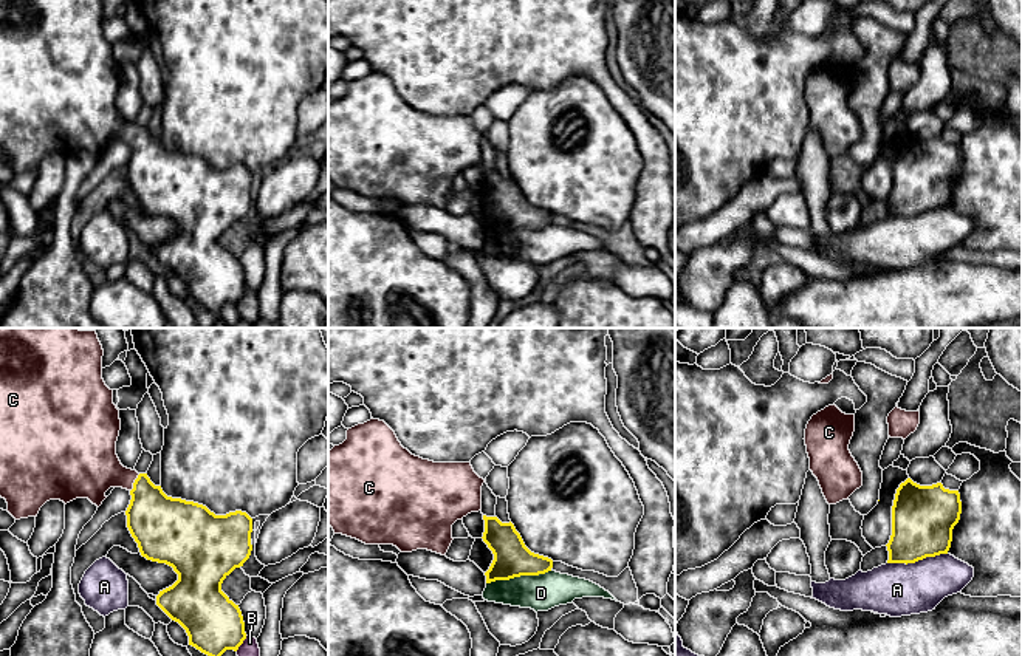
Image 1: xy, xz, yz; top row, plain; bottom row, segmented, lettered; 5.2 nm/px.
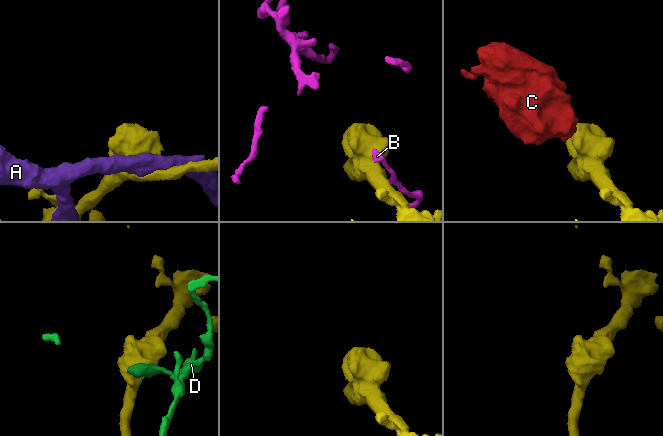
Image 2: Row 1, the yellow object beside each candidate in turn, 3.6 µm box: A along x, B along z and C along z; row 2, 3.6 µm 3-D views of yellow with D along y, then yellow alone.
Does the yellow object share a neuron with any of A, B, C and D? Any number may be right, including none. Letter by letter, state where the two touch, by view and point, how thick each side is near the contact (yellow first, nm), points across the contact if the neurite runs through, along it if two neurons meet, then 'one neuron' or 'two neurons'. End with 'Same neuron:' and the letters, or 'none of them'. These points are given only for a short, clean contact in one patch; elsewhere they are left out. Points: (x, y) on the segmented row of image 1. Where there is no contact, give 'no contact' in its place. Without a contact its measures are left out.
A: yz (917, 560) | 320/280 nm | two neurons
B: xy (242, 642) | 300/90 nm | two neurons
C: xy (133, 483) | 300/320 nm | across xy (158, 523), (133, 483), (89, 466) | one neuron
D: xz (519, 576) | 190/190 nm | two neurons
Same neuron: C

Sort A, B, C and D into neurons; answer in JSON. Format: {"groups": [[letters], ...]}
{"groups": [["A"], ["B"], ["C"], ["D"]]}

